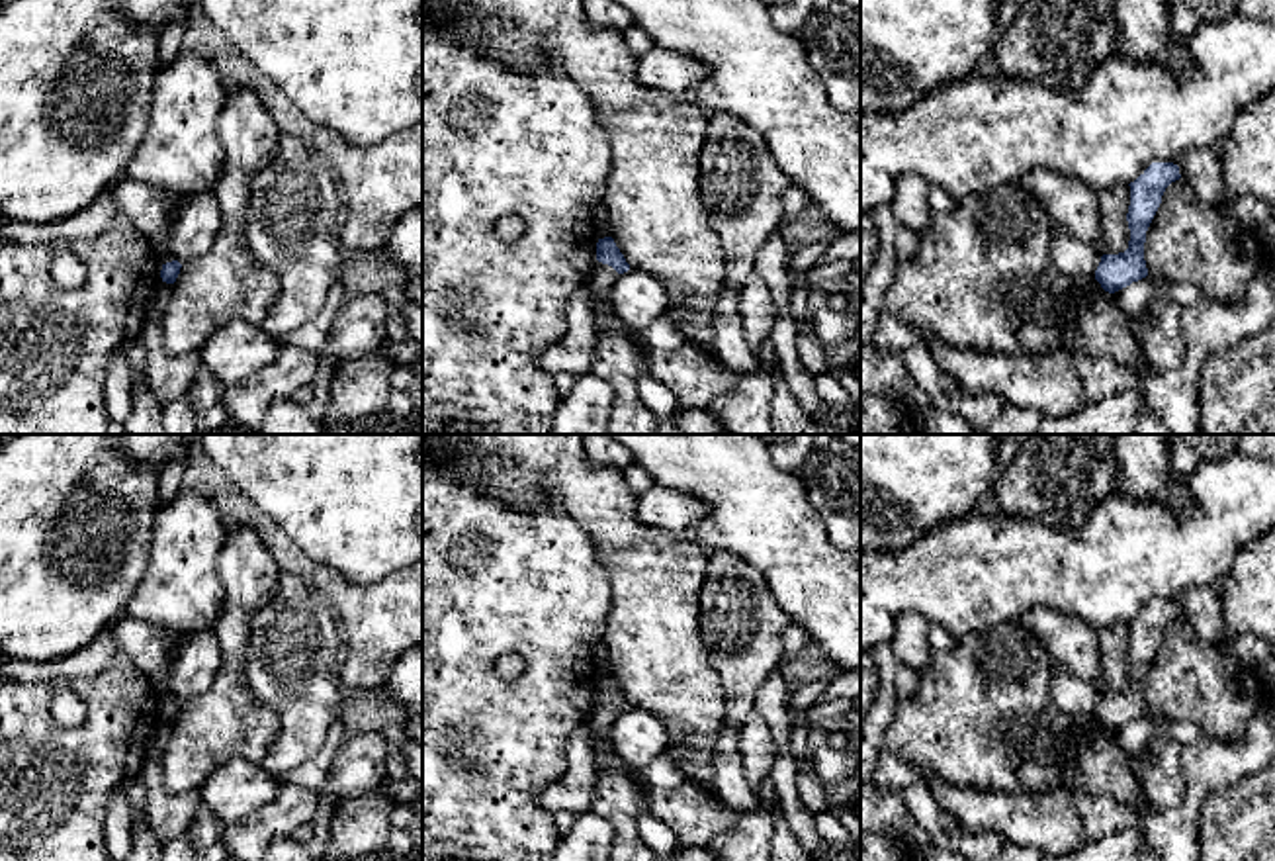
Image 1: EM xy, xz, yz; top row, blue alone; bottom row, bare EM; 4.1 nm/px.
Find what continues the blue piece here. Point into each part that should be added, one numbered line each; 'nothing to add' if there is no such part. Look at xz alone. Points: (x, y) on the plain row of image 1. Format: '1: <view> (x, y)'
nothing to add

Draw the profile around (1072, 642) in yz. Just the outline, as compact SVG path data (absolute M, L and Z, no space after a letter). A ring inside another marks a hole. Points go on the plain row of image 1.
M1033 609L1015 622L1034 632L1066 671L1103 695L1099 632L1083 618L1060 611Z

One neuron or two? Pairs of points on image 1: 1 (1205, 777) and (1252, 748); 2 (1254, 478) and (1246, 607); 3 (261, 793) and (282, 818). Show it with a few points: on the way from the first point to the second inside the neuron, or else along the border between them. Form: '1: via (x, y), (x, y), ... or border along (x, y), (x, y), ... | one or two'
1: via (1217, 766), (1240, 760) | one
2: border along (1254, 539), (1238, 552), (1223, 580) | two
3: border along (282, 785), (272, 801), (239, 822), (227, 824) | two

